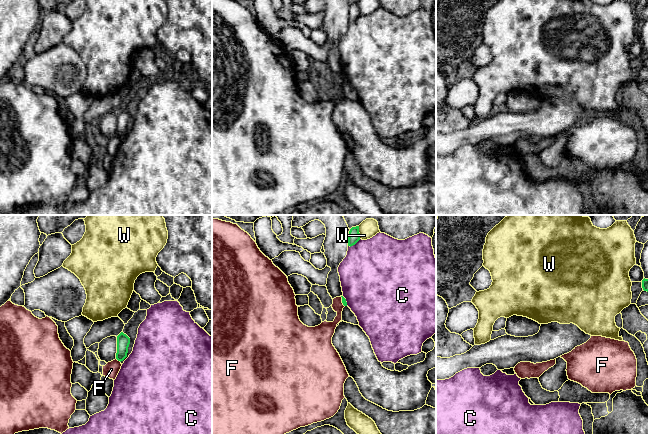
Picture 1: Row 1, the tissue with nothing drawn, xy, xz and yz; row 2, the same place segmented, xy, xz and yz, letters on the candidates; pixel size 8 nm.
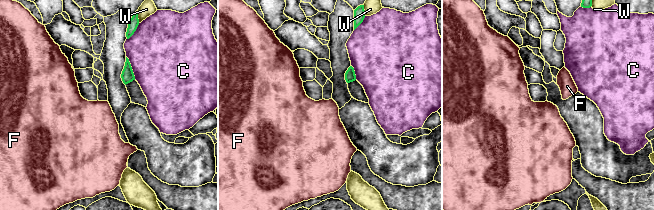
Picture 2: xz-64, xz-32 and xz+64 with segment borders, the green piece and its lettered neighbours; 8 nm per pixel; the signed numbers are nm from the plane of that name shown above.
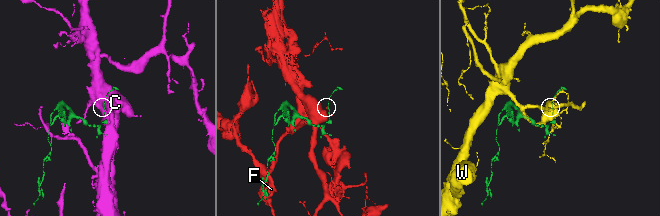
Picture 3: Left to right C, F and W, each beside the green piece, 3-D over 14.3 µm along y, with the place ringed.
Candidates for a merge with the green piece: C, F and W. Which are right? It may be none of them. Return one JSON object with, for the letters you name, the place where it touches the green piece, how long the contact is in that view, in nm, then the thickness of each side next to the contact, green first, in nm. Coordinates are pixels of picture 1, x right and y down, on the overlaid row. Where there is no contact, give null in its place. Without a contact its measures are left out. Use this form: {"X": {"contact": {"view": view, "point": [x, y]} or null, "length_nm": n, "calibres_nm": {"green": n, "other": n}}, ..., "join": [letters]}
{"join": []}

